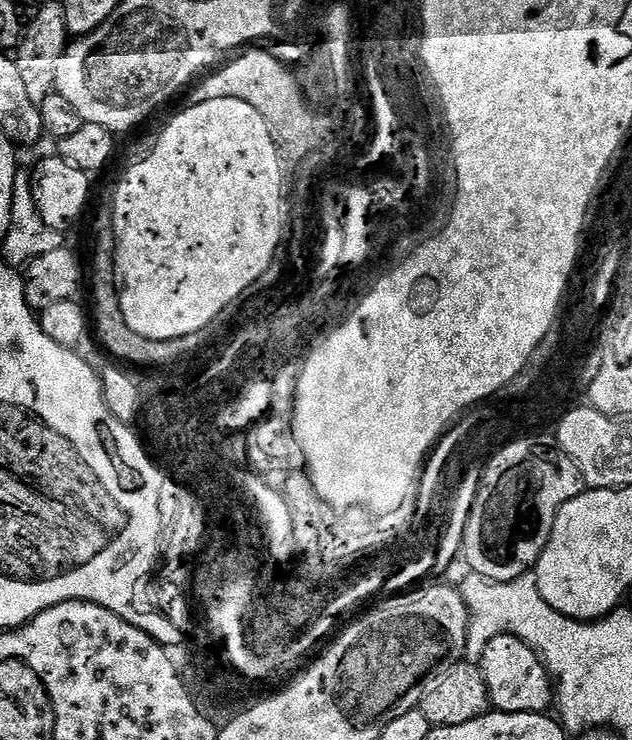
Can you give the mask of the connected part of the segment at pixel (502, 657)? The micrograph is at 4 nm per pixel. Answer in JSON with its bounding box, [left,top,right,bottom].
[478,636,554,713]

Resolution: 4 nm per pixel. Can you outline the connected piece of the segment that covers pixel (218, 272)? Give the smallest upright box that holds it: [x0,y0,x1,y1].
[110,98,286,340]

